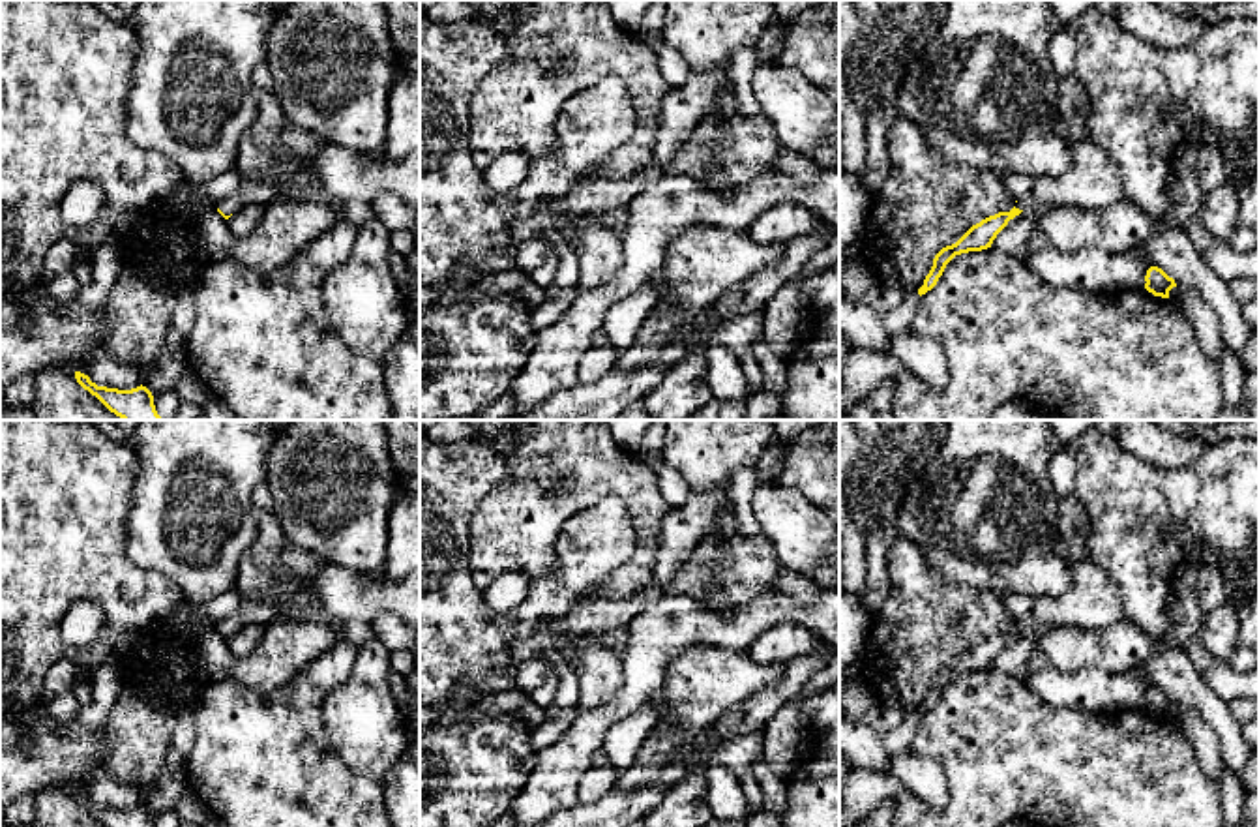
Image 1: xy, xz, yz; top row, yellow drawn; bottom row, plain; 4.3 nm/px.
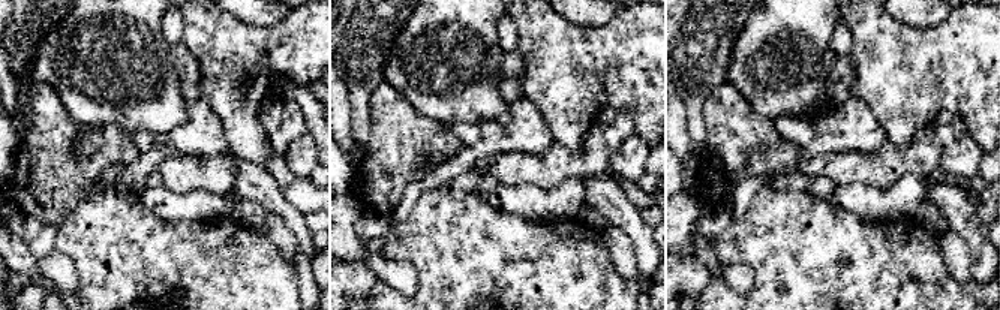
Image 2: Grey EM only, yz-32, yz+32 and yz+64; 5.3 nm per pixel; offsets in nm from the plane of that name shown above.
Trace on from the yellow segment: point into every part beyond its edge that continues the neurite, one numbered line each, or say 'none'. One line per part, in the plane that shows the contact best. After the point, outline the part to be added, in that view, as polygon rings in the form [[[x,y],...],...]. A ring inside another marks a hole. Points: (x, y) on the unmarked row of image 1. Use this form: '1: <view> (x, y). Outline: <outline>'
1: xy (251, 612). Outline: [[[242,596],[240,609],[217,623],[217,628],[225,634],[236,634],[244,626],[257,624],[268,626],[275,619],[275,609],[270,604],[257,602],[253,596]]]

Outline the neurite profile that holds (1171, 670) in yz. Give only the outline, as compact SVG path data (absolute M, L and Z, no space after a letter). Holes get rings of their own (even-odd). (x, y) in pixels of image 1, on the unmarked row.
M1160 647L1143 660L1152 686L1162 688L1177 707L1192 709L1216 731L1229 773L1240 774L1252 756L1242 724L1231 714L1229 701L1212 690L1184 649Z

